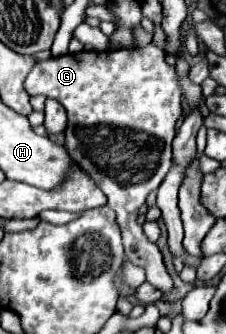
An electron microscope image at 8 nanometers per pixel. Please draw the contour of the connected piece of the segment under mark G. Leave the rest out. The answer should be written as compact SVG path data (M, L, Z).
M149 44L143 48L51 56L31 68L25 90L31 96L53 98L65 108L69 118L65 148L69 156L93 178L115 210L127 260L131 264L141 262L135 266L147 272L147 282L167 296L173 290L173 280L165 270L159 248L145 238L137 224L137 210L145 204L149 192L159 188L171 168L171 142L181 116L183 90L179 74L165 62L165 52Z

